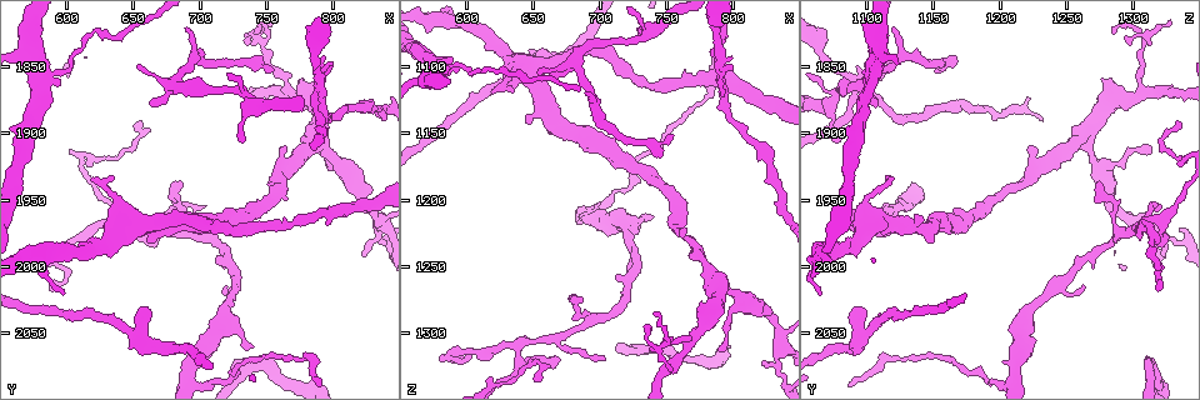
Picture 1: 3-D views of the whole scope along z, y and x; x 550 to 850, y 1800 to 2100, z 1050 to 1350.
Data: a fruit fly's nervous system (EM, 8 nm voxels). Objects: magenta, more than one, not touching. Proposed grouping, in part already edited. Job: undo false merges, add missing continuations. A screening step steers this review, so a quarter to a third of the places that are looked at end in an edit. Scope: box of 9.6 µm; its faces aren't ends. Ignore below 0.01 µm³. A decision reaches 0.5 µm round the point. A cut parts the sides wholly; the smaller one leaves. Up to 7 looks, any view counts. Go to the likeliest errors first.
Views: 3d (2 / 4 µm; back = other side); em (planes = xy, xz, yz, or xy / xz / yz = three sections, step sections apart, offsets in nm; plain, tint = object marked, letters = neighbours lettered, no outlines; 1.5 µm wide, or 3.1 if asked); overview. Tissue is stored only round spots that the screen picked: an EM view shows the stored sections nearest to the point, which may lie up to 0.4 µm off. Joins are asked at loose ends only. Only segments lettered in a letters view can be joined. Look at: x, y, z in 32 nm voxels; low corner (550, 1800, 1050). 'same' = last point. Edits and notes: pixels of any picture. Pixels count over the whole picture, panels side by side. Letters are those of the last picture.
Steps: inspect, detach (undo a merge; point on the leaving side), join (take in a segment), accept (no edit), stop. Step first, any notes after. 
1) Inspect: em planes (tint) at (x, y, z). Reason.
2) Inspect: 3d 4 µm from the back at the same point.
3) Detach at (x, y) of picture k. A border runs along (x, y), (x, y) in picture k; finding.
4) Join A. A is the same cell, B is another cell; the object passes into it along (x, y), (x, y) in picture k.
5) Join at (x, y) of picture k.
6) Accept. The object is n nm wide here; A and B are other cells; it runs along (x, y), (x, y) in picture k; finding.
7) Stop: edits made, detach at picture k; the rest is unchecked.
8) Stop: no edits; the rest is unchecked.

Inspect: 3d 2 µm at (788, 1864, 1098). Side arm on a straight run.

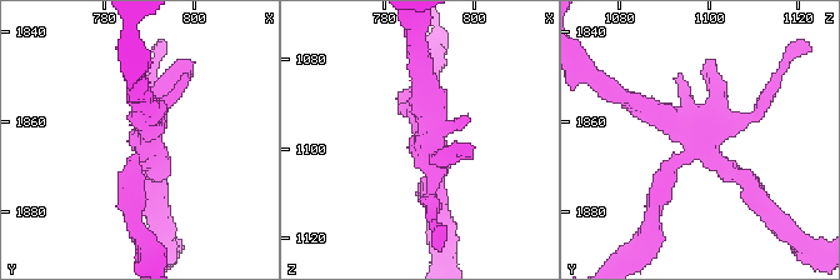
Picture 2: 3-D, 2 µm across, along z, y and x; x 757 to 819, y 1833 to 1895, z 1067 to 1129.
Inspect: em yz step 8 (letters) at (789, 1865, 1098).

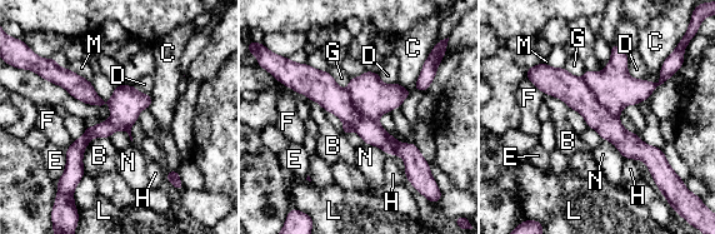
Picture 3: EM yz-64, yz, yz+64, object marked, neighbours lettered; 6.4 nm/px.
Detach at (373, 98) of picture 3. The object is 220 nm wide here; B, C, D, E, F, G, H, L, M and N are other cells; the part that leaves runs along (148, 98), (93, 132), (68, 170) in picture 3; two neurons meet here.

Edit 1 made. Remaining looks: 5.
Inspect: overview.

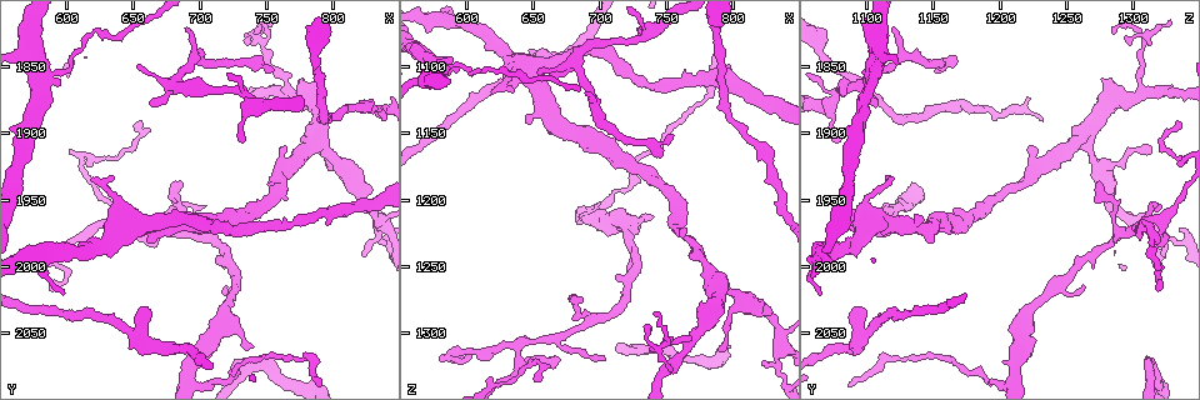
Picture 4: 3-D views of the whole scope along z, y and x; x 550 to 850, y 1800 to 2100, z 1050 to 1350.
Inspect: em planes (letters) at (792, 1904, 1262). Three arms meet.

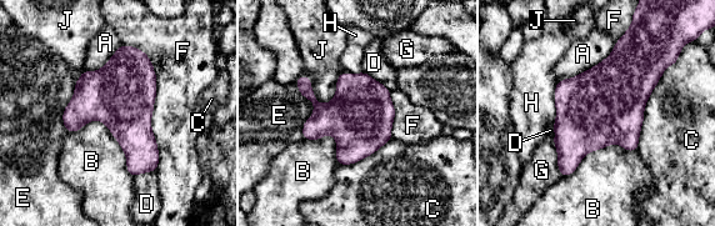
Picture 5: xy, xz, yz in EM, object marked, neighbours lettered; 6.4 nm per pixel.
Accept. A, B, C, D, E, F, G, H and J are other cells; a border runs along (121, 43), (155, 74), (158, 170) in picture 5; continuous, no second neuron.

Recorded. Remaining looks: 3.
Inspect: em planes (plain) at (738, 1836, 1296). An open end.

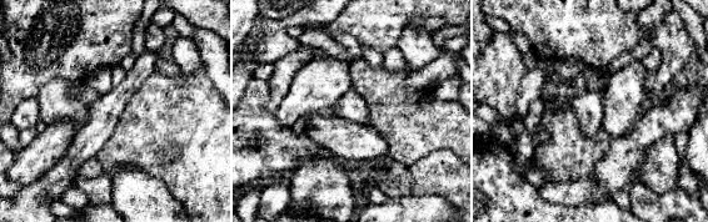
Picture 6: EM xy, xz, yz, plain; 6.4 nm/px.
Inspect: em planes (tint) at the same point.

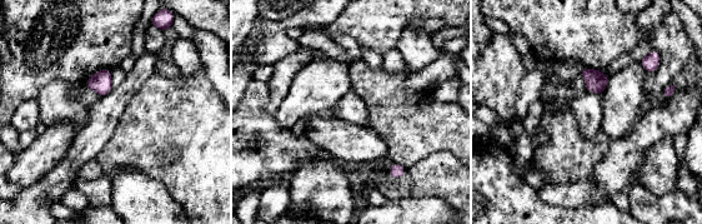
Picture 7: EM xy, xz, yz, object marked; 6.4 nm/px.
Inspect: em planes (letters) at the same point. What lies round it.

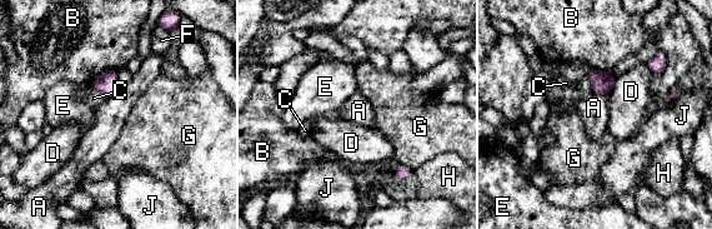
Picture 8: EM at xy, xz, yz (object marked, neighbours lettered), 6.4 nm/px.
Accept. The object is 80 nm wide here; A, B, C, D, E, F, G, H and J are other cells; a border runs along (591, 90), (607, 96) in picture 8; no lettered segment goes on from it.

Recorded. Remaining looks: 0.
Stop: edits made, detach at picture 3; the rest is unchecked.

